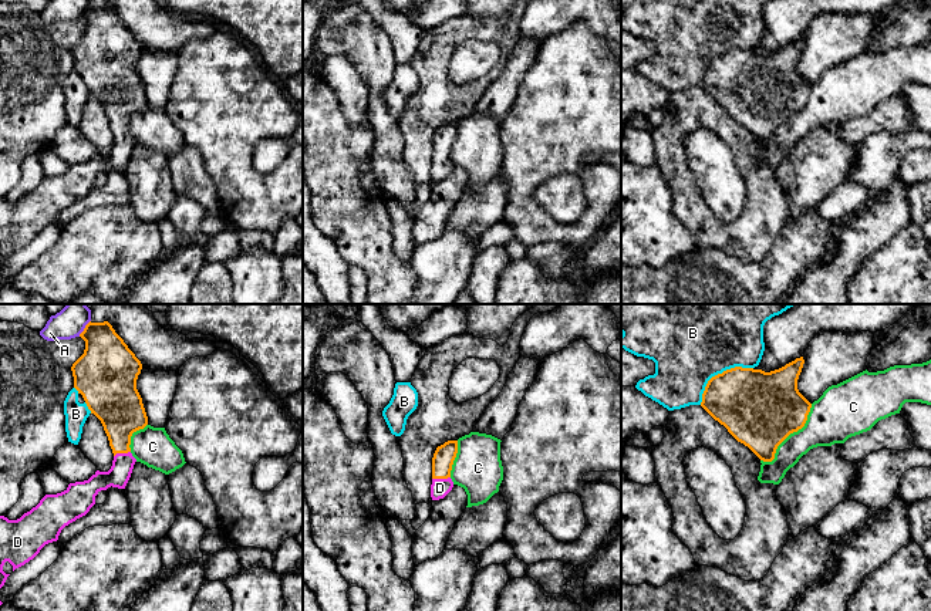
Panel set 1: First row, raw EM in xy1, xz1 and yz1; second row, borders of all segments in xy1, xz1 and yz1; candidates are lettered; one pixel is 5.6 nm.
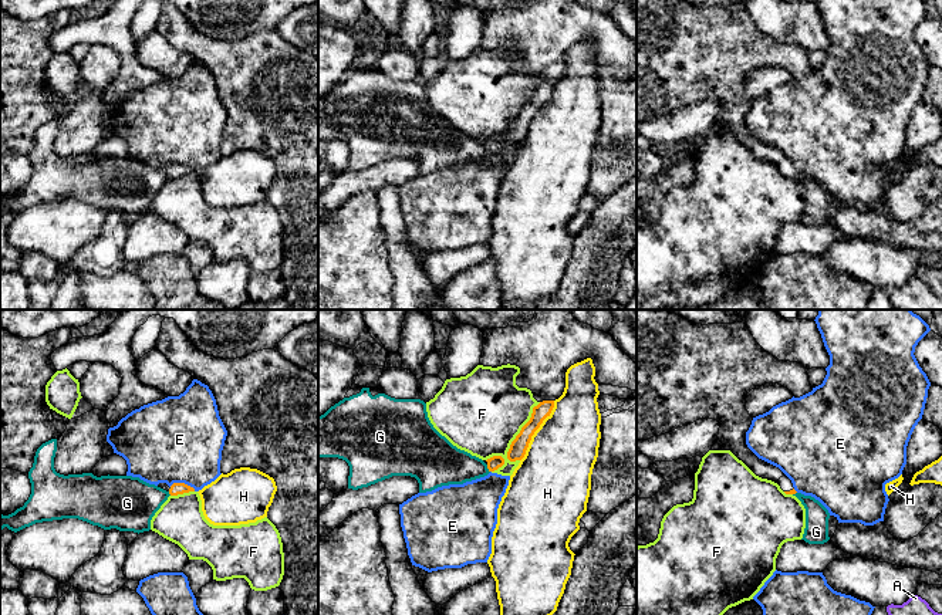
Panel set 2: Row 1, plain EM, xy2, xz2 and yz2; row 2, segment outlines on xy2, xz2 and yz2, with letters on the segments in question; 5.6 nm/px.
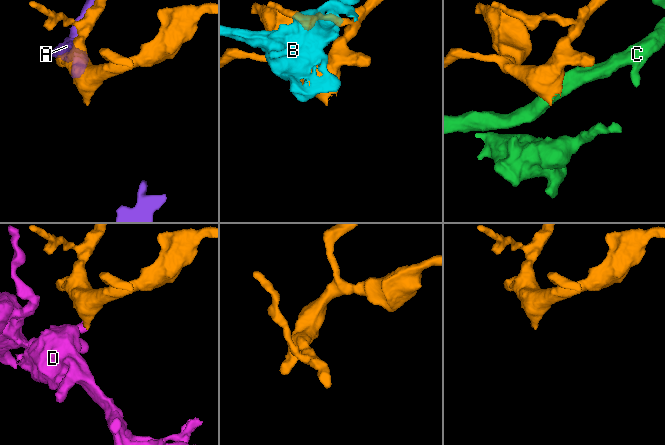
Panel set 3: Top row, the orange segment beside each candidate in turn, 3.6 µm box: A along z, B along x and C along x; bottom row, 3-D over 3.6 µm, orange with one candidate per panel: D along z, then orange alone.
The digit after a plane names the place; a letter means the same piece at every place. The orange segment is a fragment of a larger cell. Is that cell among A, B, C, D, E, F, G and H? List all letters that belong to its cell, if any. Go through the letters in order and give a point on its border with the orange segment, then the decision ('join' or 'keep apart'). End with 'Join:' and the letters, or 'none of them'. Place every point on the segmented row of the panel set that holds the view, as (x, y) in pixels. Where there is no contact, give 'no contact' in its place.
A: meets orange in xy1 at (84, 328); keep apart
B: meets orange in yz1 at (718, 374); keep apart
C: meets orange in yz1 at (789, 434); keep apart
D: meets orange in xz1 at (441, 478); join
E: meets orange in xy2 at (182, 483); keep apart
F: meets orange in xz2 at (516, 438); keep apart
G: meets orange in xz2 at (488, 467); keep apart
H: meets orange in xz2 at (536, 429); keep apart
Join: D

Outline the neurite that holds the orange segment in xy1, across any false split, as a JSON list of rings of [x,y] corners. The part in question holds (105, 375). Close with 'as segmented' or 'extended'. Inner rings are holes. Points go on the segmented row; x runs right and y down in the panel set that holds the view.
[[[90,321],[80,337],[85,341],[85,350],[71,367],[74,388],[82,395],[91,413],[104,426],[114,453],[112,466],[108,472],[97,470],[88,480],[70,483],[61,493],[45,494],[36,507],[17,520],[0,516],[0,588],[10,575],[3,571],[6,561],[13,566],[14,571],[33,560],[45,544],[58,540],[65,526],[90,512],[95,504],[95,496],[101,490],[107,490],[111,486],[125,489],[136,462],[129,448],[131,436],[148,425],[142,398],[136,389],[142,364],[108,321]]]; extended

